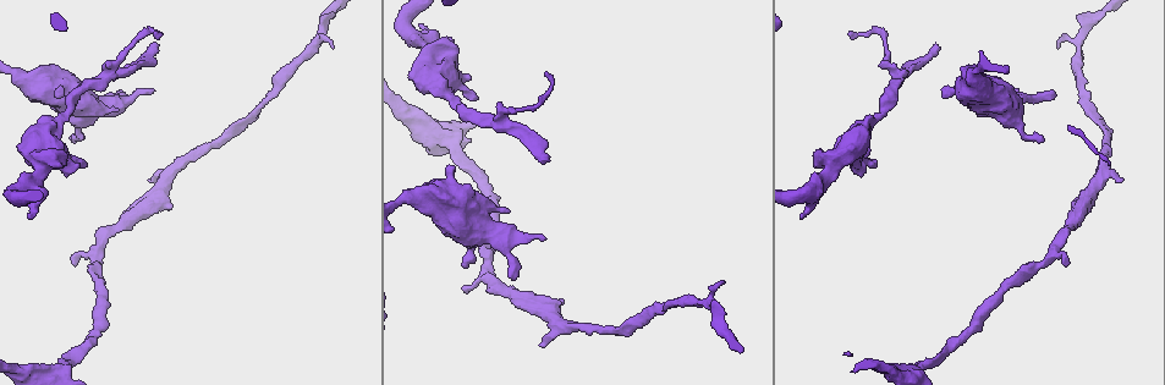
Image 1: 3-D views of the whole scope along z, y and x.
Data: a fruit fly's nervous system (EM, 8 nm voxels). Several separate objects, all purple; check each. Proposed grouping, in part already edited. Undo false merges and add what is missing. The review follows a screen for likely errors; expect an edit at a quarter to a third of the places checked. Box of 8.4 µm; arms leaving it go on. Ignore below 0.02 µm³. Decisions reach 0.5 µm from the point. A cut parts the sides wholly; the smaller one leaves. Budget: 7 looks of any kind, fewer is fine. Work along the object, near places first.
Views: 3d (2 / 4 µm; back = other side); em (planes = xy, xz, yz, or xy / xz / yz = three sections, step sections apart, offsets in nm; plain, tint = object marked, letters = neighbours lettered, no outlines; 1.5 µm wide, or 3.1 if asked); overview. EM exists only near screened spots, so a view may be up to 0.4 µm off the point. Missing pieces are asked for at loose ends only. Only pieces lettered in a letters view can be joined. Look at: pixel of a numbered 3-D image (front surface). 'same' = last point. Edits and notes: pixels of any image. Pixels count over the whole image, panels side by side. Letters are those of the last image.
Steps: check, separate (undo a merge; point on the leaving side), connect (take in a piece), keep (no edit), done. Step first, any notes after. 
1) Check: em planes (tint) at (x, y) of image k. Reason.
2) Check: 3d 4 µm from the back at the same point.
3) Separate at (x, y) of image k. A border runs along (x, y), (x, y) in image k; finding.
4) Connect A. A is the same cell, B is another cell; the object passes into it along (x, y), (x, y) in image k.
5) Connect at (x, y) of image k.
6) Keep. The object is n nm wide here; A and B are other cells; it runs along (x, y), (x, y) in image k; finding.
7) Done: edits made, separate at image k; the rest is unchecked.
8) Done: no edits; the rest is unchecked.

Check: em planes (tint) at (801, 216) of image 1. Free end.

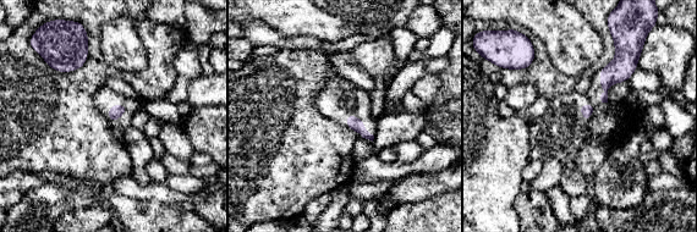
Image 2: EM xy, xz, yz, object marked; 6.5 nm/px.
Check: em planes (letters) at the same point.

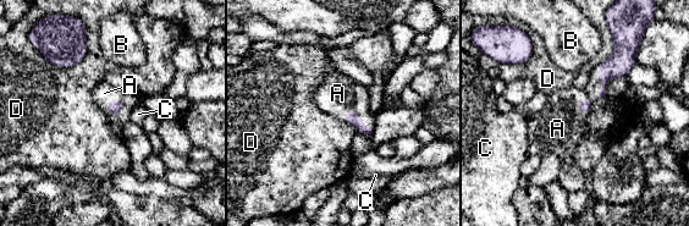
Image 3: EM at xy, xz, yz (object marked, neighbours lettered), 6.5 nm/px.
Connect A. A is the same cell, B, C and D are other cells; the object passes into it along (114, 106), (113, 99), (104, 93) in image 3; it goes on there.

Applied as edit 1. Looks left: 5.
Check: em planes (letters) at (158, 45) of image 1. Free end.

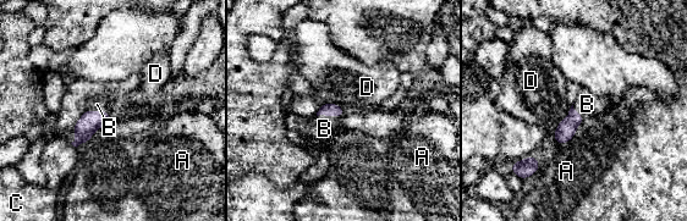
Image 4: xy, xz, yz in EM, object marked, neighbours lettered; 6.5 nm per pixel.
Connect B. B is the same cell, A, C and D are other cells; the object passes into it along (325, 109), (329, 115), (324, 128) in image 4; it goes on there.

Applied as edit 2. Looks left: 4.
Check: overview.

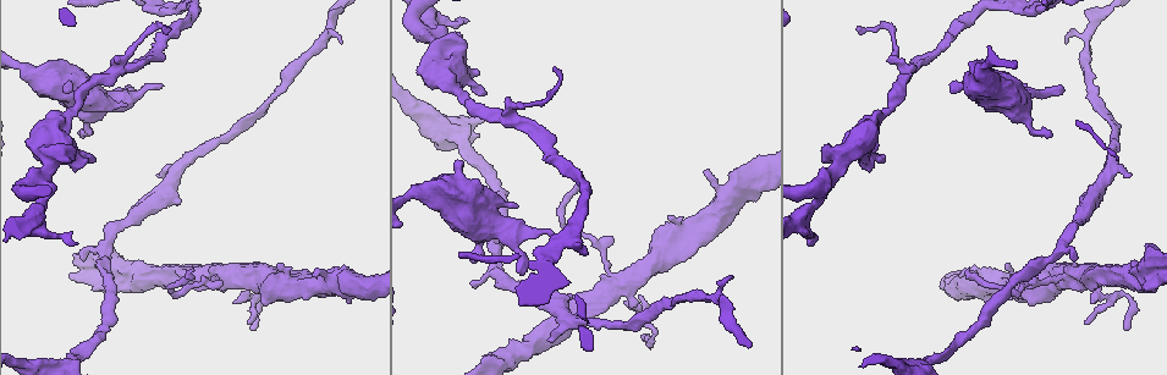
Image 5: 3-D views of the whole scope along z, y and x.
Check: em planes (letters) at (79, 135) of image 5. Branch stops here.

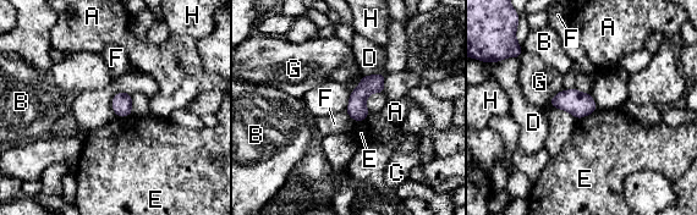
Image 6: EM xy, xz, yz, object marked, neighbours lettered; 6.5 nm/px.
Keep. A, B, C, D, E, F, G and H are other cells; a border runs along (345, 111), (355, 121) in image 6; none of them fits.

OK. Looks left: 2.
Done: edits made, connect at image 3, connect at image 4; the rest is unchecked.

